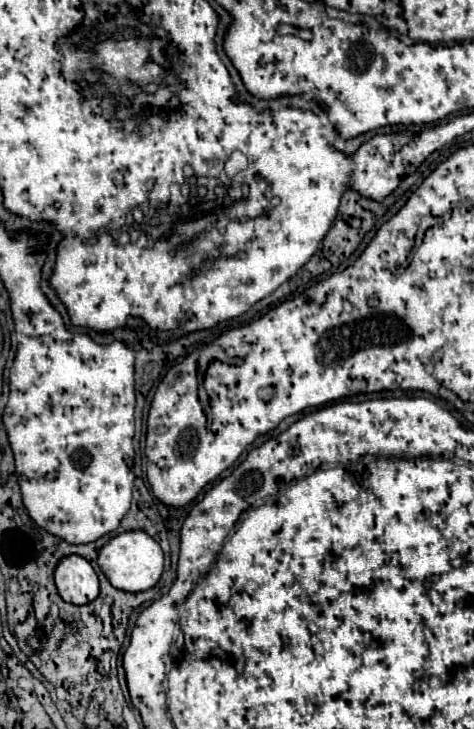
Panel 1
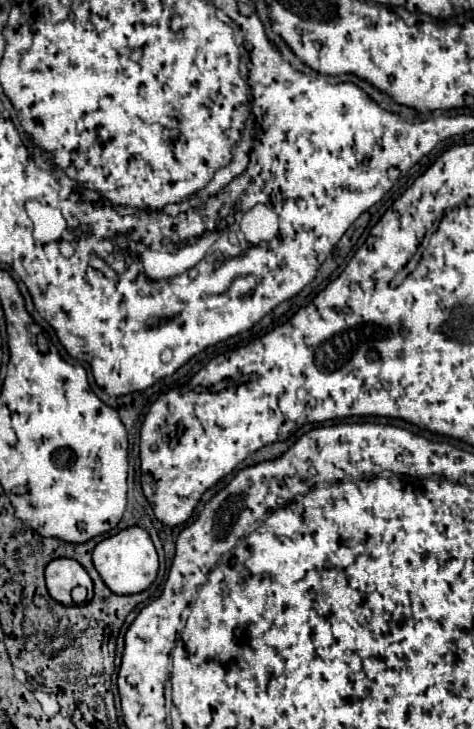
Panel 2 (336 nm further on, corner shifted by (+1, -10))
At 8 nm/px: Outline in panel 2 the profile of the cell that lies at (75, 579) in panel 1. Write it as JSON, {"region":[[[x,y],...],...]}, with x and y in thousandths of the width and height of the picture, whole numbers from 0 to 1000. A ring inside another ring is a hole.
{"region":[[[118,765],[97,776],[97,807],[118,826],[156,831],[148,820],[148,809],[156,804],[177,804],[186,809],[186,820],[194,818],[194,793],[160,768]]]}

